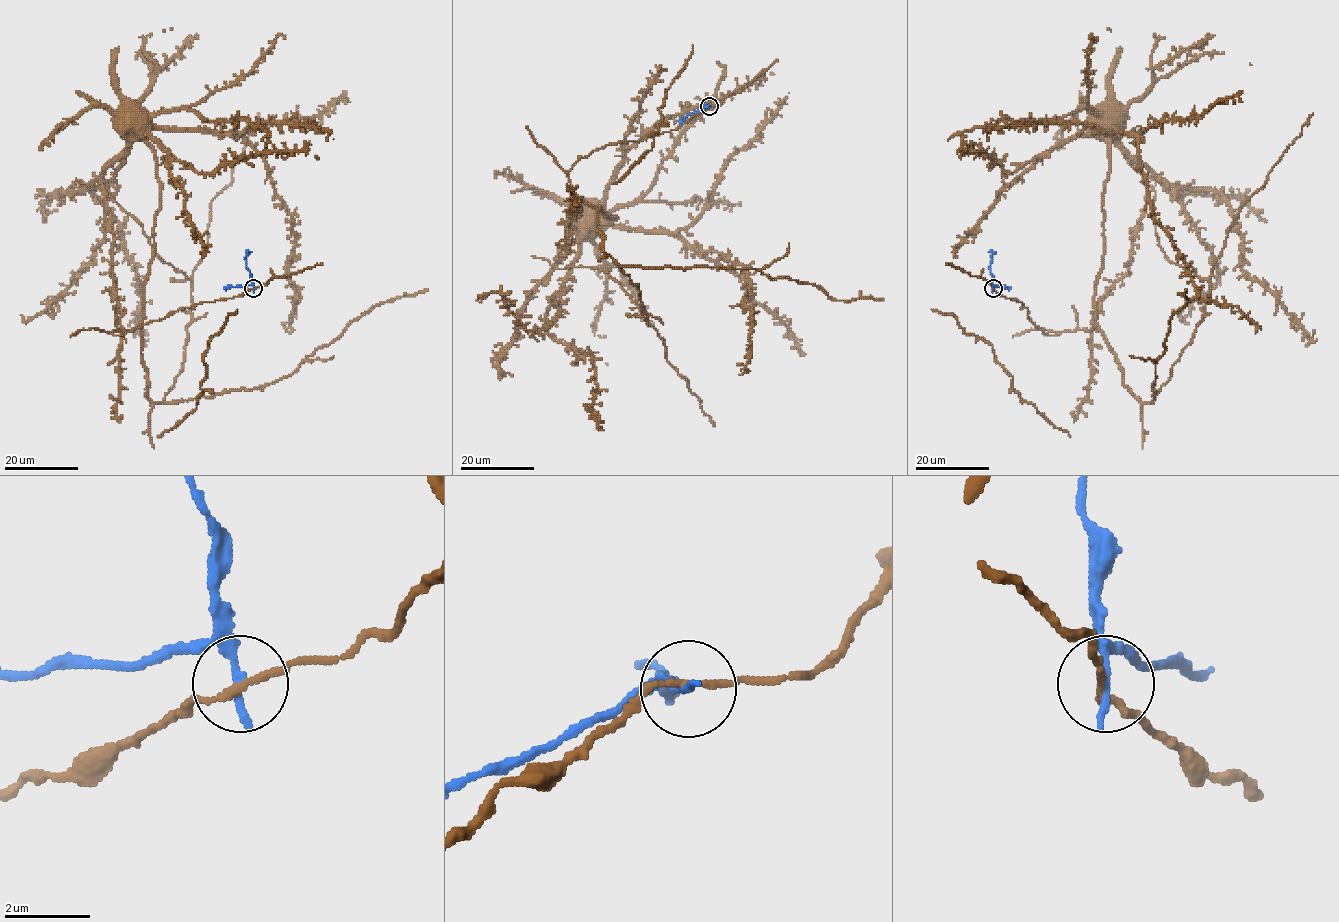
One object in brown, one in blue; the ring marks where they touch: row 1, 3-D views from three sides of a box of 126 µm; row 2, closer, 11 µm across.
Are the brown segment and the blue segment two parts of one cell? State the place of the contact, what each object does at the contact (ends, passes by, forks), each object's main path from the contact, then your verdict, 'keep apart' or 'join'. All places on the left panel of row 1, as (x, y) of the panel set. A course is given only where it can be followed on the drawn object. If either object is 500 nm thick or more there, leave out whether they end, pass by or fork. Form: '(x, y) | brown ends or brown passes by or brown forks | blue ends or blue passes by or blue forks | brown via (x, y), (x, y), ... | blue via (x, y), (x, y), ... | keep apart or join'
(253, 288) | brown passes by | blue ends | brown via (253, 288), (112, 333), (141, 322), (160, 207), (156, 152), (146, 121), (133, 117) | blue via (253, 288), (246, 267), (247, 251) | keep apart

